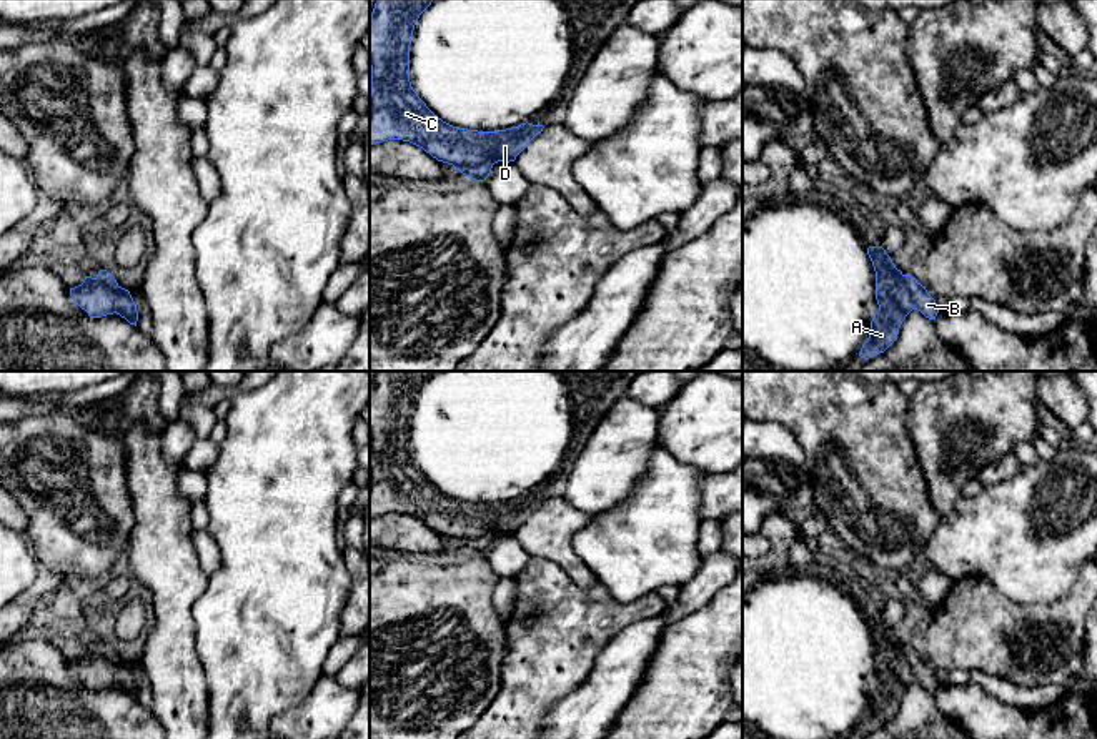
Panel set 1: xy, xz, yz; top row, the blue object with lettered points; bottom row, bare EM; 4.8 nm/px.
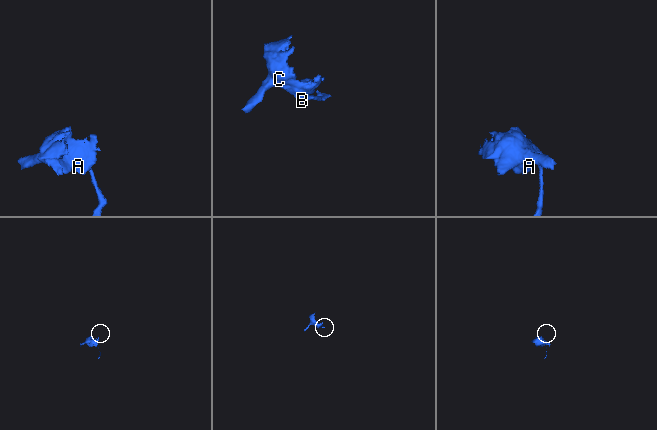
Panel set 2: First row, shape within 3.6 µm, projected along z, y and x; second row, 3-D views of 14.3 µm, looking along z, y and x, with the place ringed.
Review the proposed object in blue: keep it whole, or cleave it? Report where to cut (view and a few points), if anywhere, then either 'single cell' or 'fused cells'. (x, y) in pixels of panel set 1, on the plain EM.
no cut | single cell

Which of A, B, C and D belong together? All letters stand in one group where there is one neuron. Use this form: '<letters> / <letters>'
A B C D

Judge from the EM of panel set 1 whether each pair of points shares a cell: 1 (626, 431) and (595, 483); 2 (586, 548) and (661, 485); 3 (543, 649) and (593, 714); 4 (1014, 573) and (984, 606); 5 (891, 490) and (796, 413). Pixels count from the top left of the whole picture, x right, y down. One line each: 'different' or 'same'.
1: same
2: same
3: different
4: different
5: same

